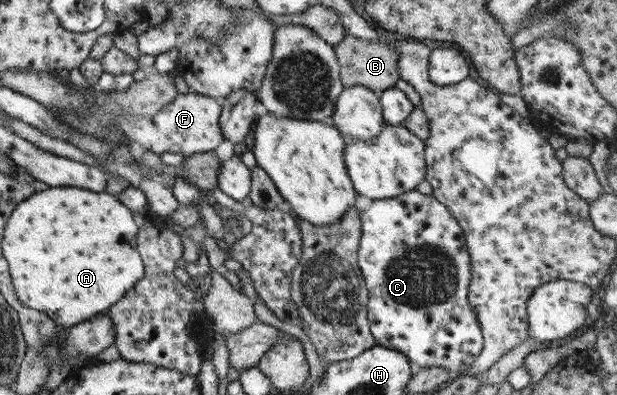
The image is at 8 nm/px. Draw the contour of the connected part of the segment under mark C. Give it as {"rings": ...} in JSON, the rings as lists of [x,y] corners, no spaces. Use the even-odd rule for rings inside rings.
{"rings":[[[413,189],[403,192],[403,194],[399,194],[399,196],[373,200],[367,209],[361,211],[361,235],[356,251],[356,263],[363,276],[364,284],[366,285],[366,317],[369,322],[369,329],[374,345],[400,351],[414,369],[443,367],[452,377],[464,374],[473,364],[473,361],[479,356],[484,342],[475,312],[471,304],[467,302],[467,285],[469,285],[469,277],[471,277],[471,272],[469,272],[471,262],[469,262],[469,252],[467,252],[465,245],[463,230],[459,227],[456,219],[450,214],[450,211],[431,194],[425,195]]]}

